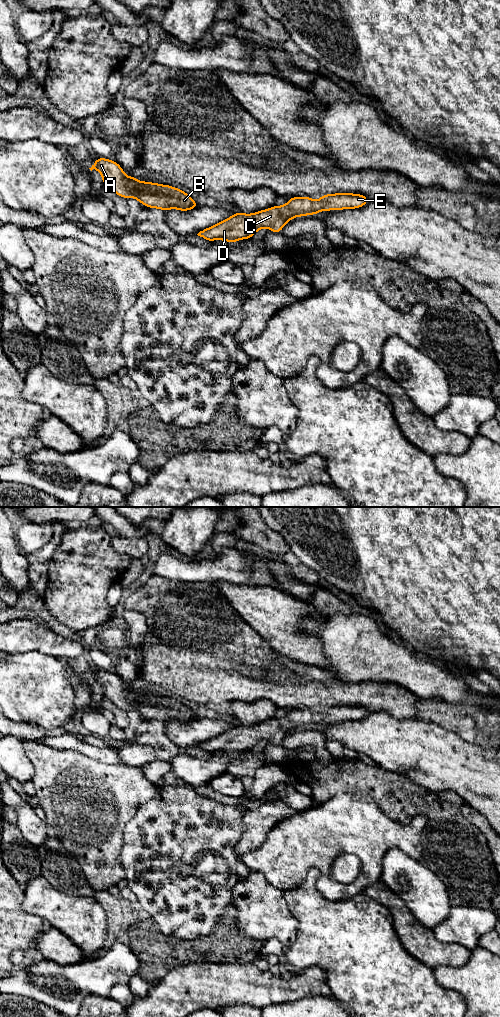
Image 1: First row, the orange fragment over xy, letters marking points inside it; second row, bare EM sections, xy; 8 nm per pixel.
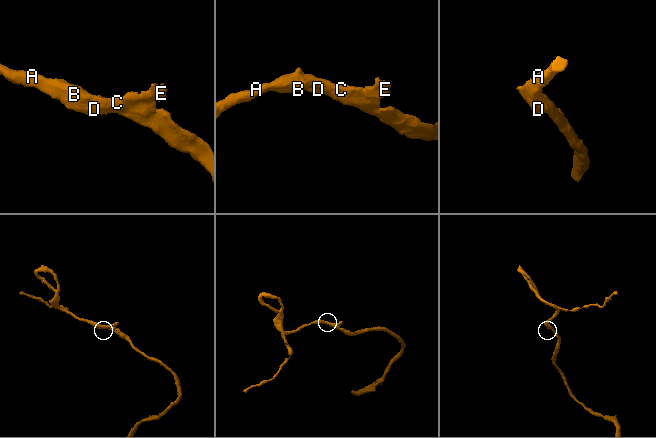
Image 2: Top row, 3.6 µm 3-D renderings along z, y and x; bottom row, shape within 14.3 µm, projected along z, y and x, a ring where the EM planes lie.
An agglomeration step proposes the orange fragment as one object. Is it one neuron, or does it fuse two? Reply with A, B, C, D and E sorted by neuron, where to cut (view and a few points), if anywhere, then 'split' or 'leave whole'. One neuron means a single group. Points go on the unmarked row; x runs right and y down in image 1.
groups A B C D E; cut none; leave whole

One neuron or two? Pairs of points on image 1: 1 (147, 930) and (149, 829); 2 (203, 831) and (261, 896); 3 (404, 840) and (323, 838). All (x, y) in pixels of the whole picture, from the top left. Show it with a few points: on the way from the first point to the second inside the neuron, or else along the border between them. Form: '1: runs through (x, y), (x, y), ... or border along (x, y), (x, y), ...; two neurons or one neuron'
1: border along (151, 917), (157, 927), (167, 935); two neurons
2: border along (237, 878), (231, 891), (231, 901); two neurons
3: runs through (384, 838), (343, 838); one neuron

